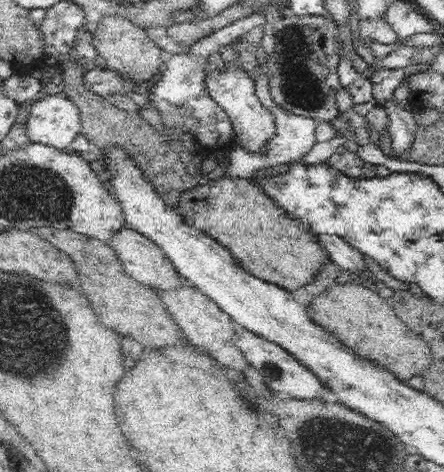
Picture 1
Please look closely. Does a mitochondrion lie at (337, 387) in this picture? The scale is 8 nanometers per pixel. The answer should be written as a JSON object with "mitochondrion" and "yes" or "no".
{"mitochondrion":"no"}

